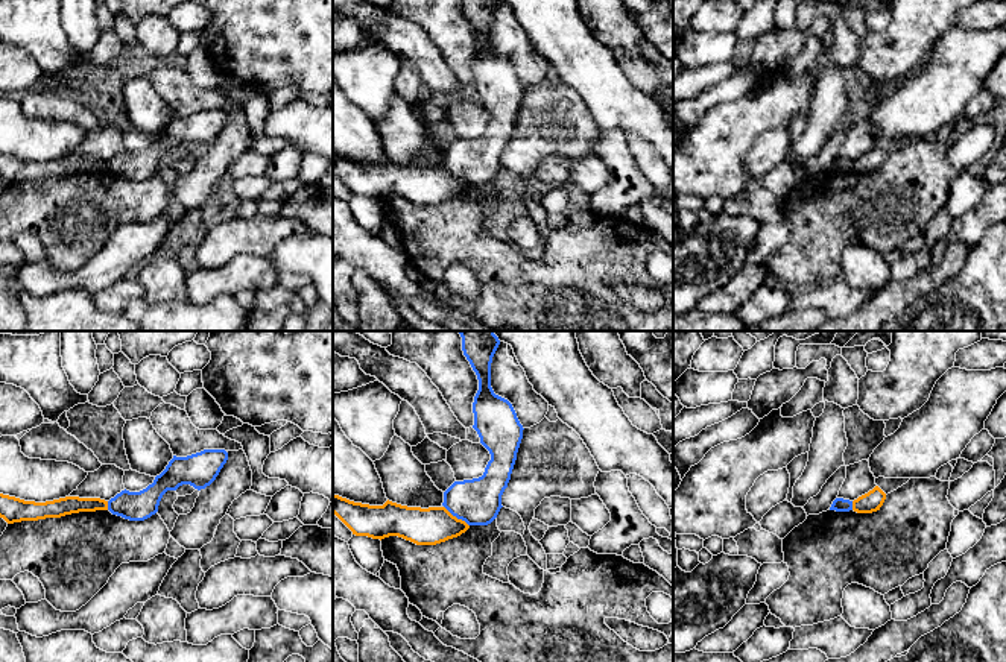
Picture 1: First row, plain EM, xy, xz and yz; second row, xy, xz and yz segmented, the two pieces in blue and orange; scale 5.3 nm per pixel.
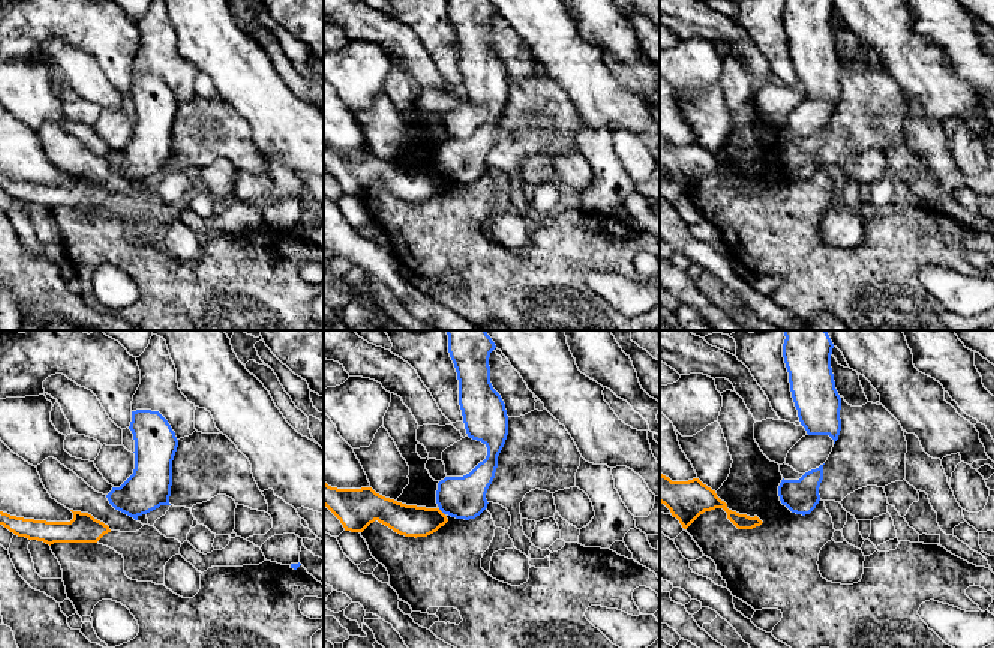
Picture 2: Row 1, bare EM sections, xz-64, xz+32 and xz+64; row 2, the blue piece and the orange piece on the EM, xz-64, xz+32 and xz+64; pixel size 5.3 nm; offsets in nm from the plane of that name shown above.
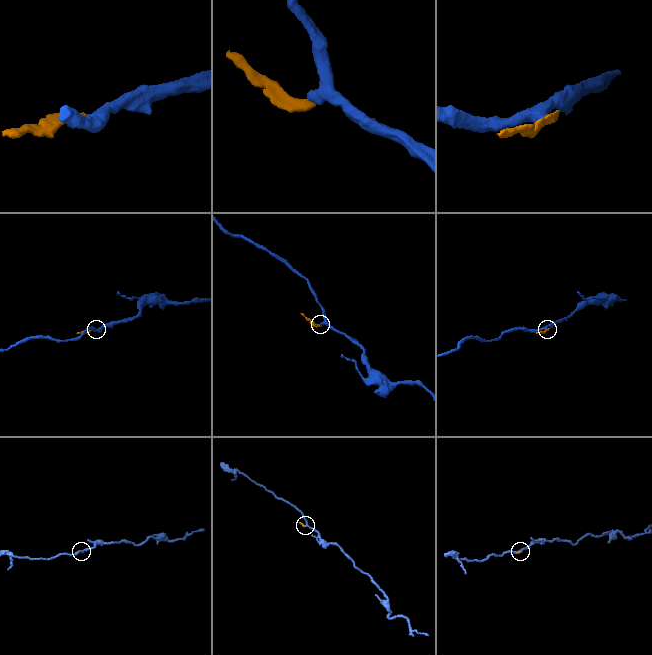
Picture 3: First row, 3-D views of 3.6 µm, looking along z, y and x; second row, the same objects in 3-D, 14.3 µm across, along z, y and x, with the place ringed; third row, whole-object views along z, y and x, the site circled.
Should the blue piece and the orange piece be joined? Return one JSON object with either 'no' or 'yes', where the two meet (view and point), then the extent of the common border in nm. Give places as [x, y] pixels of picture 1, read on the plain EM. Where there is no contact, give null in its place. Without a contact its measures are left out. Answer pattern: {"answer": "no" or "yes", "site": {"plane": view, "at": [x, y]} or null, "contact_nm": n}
{"answer": "no", "site": {"plane": "xz", "at": [456, 176]}, "contact_nm": 170}

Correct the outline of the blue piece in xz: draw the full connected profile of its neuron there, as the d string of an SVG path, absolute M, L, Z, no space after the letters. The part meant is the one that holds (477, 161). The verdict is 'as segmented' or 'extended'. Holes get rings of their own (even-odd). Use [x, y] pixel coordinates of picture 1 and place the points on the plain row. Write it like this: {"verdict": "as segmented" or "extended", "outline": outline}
{"verdict": "as segmented", "outline": "M462 0L463 15L479 39L473 88L491 120L482 137L454 141L444 152L442 166L468 185L488 185L497 178L523 99L524 88L512 64L491 47L491 23L498 5L500 0Z"}

